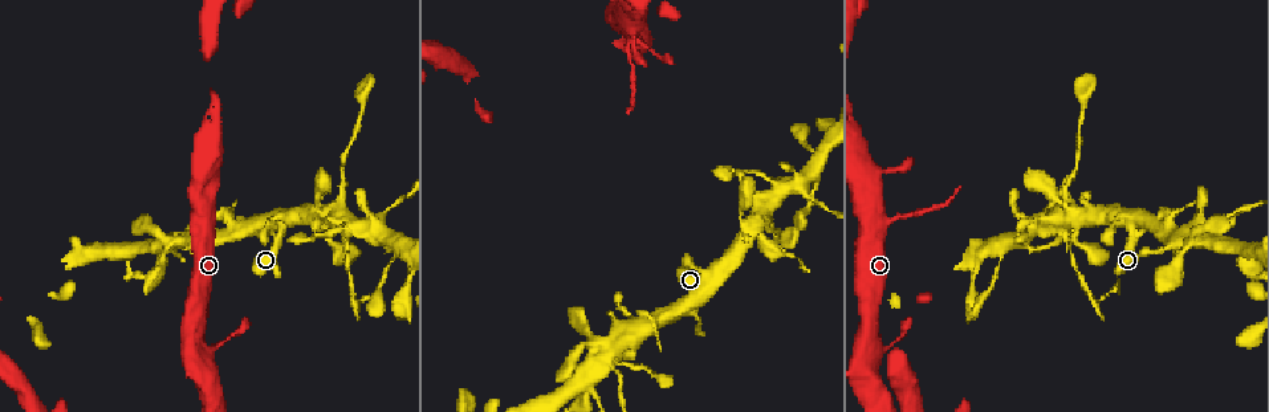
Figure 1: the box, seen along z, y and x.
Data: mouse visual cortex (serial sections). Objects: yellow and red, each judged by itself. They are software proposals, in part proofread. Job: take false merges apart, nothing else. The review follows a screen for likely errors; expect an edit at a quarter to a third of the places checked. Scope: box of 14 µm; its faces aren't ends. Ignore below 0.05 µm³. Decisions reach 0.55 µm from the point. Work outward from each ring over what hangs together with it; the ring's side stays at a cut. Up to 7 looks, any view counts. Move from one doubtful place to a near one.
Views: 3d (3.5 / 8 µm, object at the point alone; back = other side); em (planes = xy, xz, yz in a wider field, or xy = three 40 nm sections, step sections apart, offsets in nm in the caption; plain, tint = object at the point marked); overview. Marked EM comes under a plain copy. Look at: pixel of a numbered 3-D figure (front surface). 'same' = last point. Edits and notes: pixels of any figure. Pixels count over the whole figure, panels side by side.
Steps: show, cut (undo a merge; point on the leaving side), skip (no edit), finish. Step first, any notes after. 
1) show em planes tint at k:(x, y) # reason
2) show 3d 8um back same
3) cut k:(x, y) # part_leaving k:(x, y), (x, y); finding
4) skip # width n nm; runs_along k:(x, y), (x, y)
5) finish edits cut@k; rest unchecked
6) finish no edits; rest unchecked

show 3d 3.5um at 1:(611, 355) # thin arm on a thick one

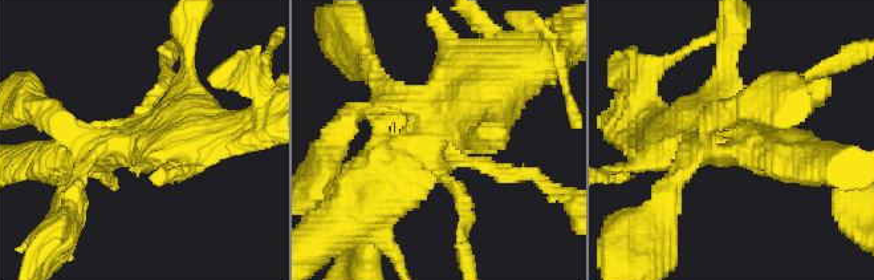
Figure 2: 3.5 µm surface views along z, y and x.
show em planes tint at 2:(729, 138)

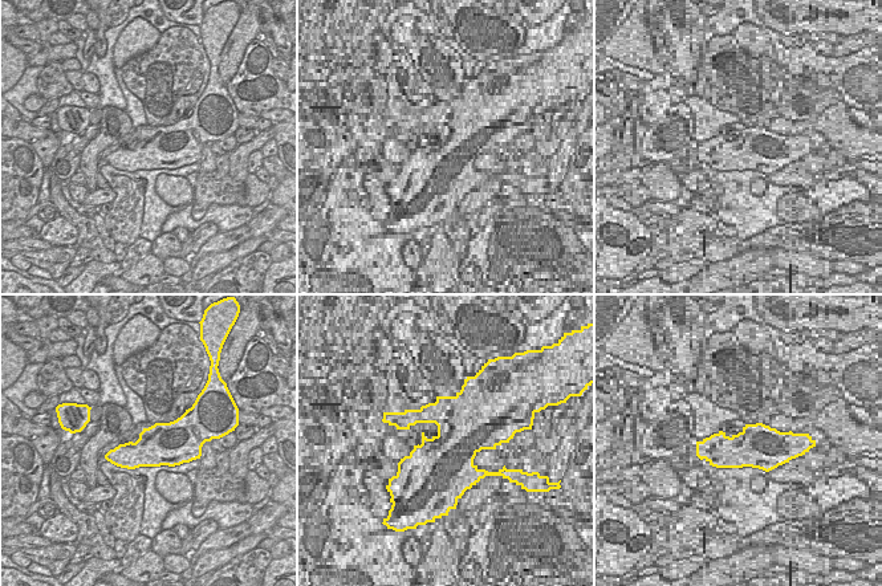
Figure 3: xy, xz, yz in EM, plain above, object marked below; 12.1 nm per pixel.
show em xy step 1 tint same # cut it another way

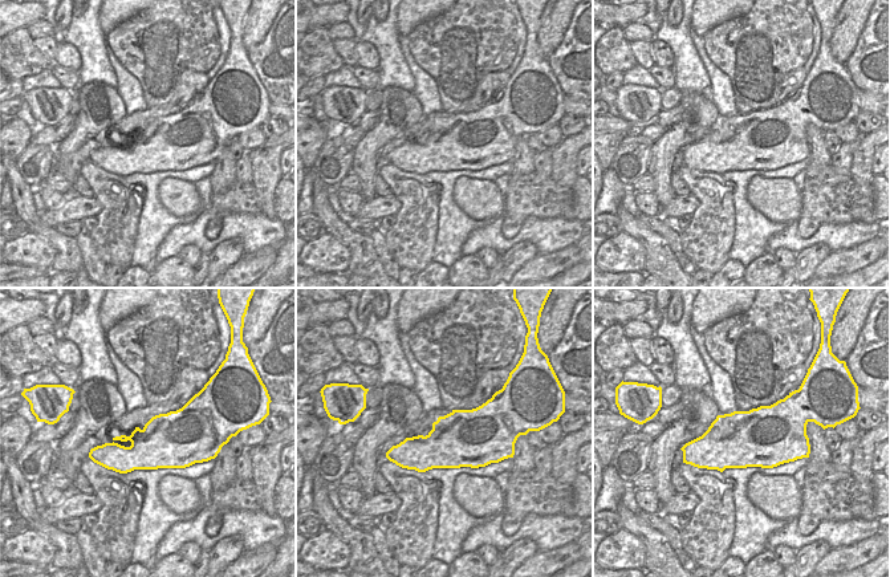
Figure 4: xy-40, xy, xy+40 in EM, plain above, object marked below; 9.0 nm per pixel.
skip # all the same cell

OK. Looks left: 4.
show 3d 3.5um at 1:(882, 223) # calibre changes

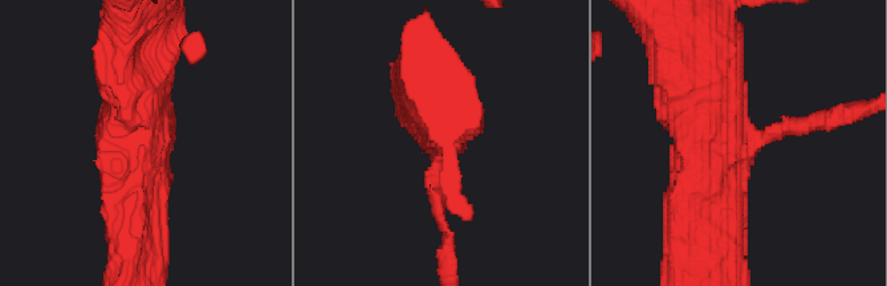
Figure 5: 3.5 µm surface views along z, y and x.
show em xy step 1 tint at 5:(738, 143) # shape alone is not enough

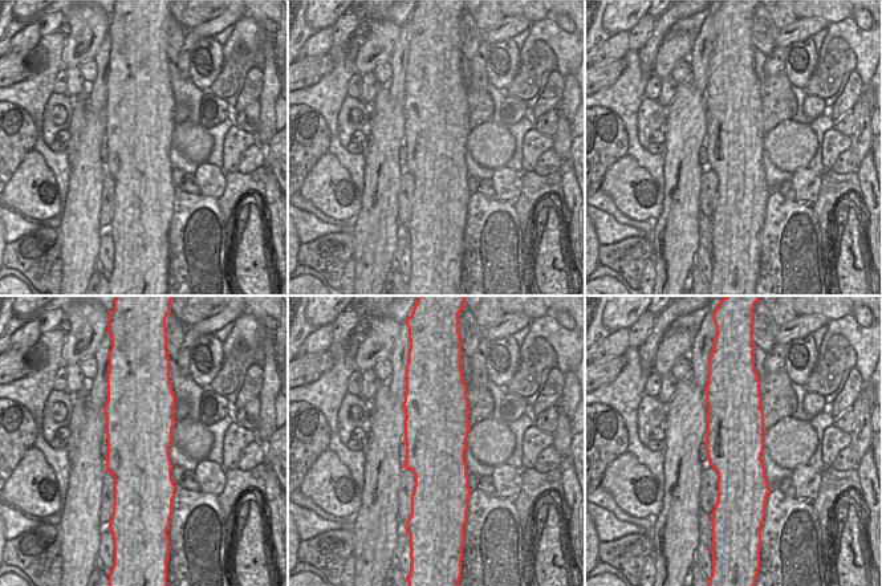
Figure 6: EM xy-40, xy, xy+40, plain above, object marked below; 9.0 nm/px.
cut 5:(438, 209) # a second cell is stuck on

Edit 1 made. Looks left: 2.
show 3d 3.5um at 1:(345, 241) # calibre changes

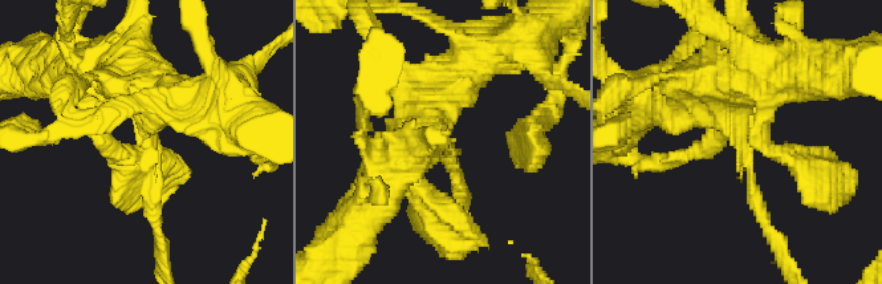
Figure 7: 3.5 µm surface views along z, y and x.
show em xy step 1 tint at 7:(740, 133) # arm_widths 200, 600 nm; now the EM

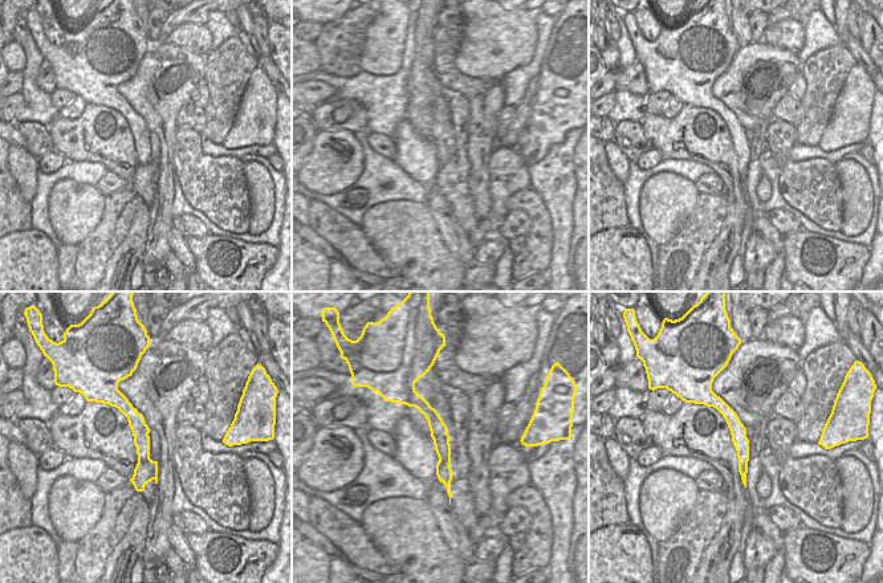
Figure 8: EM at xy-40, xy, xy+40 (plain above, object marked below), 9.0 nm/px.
skip # runs_along 7:(122, 69), (155, 151), (155, 212); one cell here

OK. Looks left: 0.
finish edits cut@5; rest unchecked

